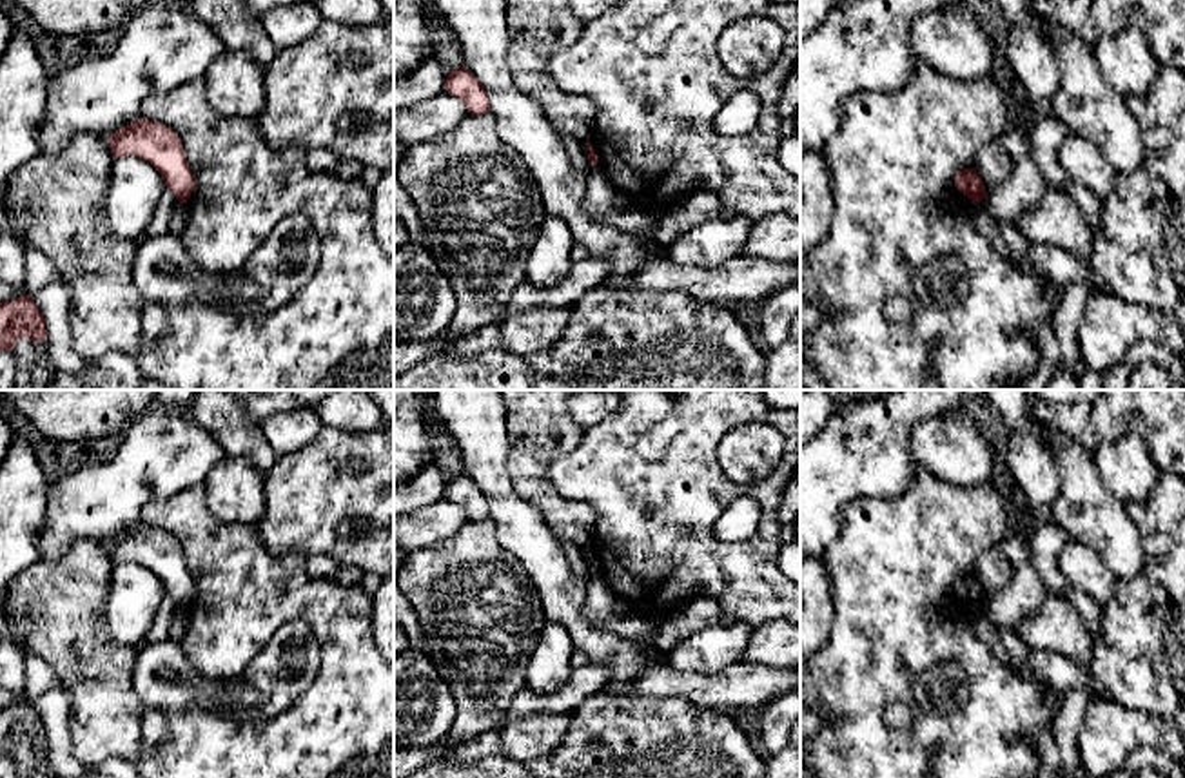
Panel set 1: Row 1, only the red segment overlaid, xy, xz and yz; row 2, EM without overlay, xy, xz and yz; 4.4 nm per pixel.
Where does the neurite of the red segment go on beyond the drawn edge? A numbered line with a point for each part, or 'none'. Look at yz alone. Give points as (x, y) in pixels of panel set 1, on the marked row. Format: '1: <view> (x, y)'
none

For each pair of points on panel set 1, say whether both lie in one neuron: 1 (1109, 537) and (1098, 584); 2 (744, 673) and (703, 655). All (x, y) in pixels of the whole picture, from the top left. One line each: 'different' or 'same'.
1: different
2: different

